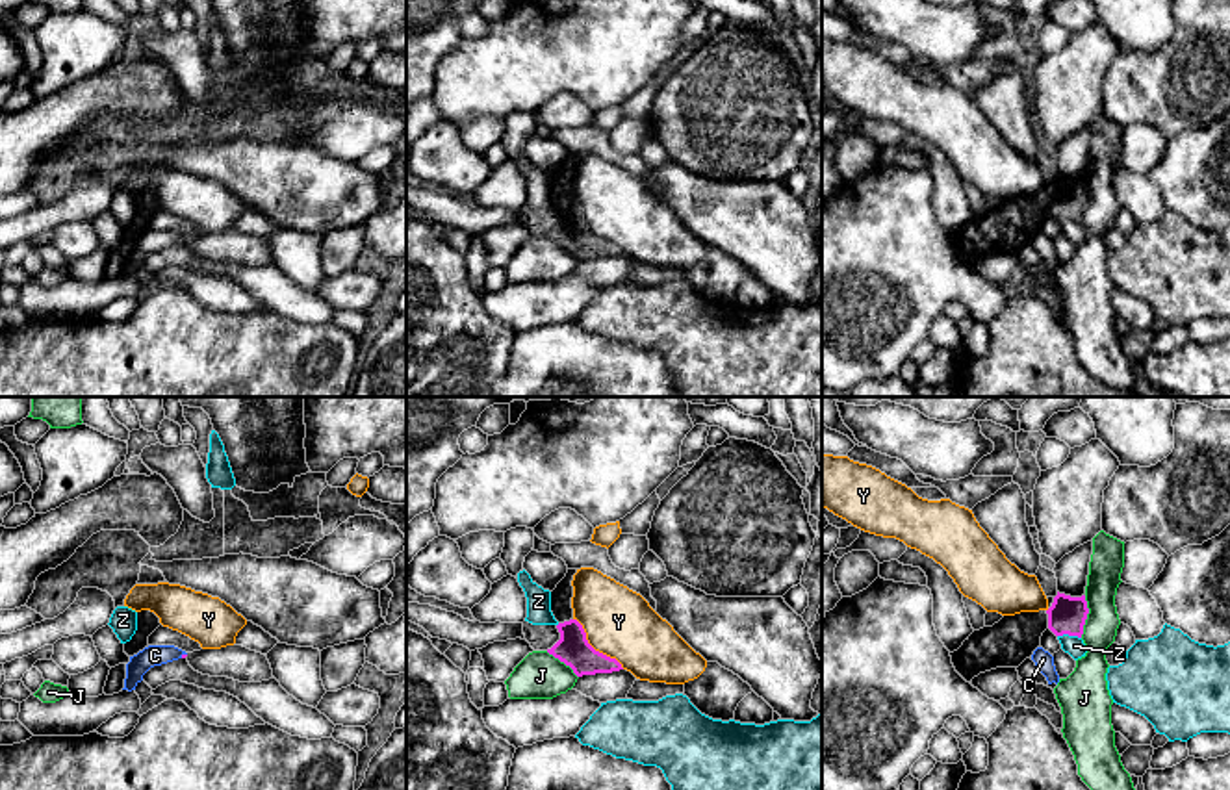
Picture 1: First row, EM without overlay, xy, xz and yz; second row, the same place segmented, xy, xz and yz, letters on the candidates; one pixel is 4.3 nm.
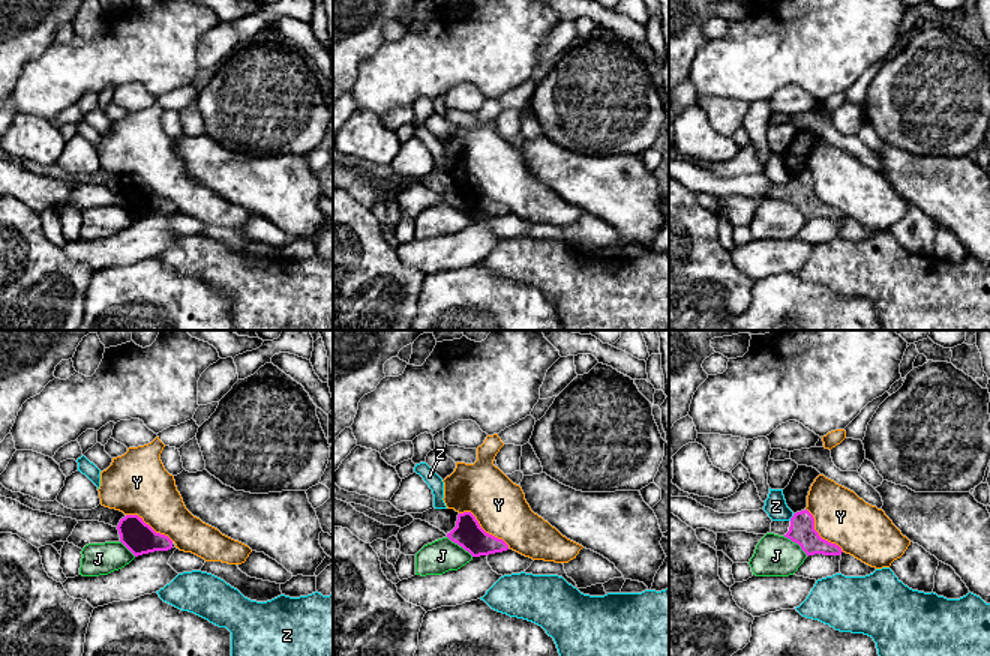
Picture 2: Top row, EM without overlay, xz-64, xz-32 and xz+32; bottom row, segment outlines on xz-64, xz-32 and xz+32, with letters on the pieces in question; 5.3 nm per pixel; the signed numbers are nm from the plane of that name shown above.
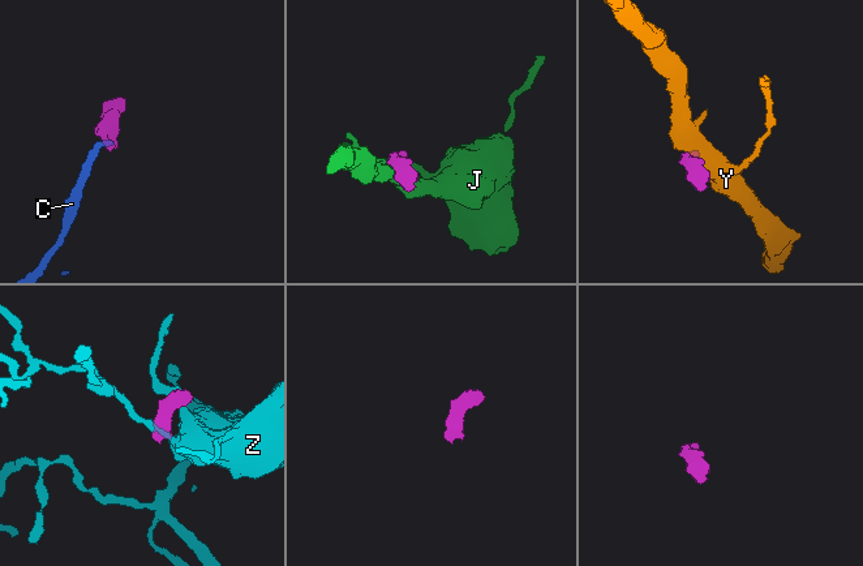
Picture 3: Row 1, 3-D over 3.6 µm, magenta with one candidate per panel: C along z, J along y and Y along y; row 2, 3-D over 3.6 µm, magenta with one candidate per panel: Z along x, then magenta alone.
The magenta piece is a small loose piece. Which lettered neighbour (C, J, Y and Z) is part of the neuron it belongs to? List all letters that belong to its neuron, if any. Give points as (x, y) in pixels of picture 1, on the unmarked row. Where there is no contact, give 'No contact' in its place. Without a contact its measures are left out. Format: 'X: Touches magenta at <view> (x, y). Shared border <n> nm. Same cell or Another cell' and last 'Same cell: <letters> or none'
C: Touches magenta at xy (182, 240). Shared border 40 nm. Another cell
J: Touches magenta at yz (1086, 201). Shared border 190 nm. Another cell
Y: Touches magenta at xz (592, 232). Shared border 320 nm. Another cell
Z: Touches magenta at yz (1069, 219). Shared border 110 nm. Another cell
Same cell: none

